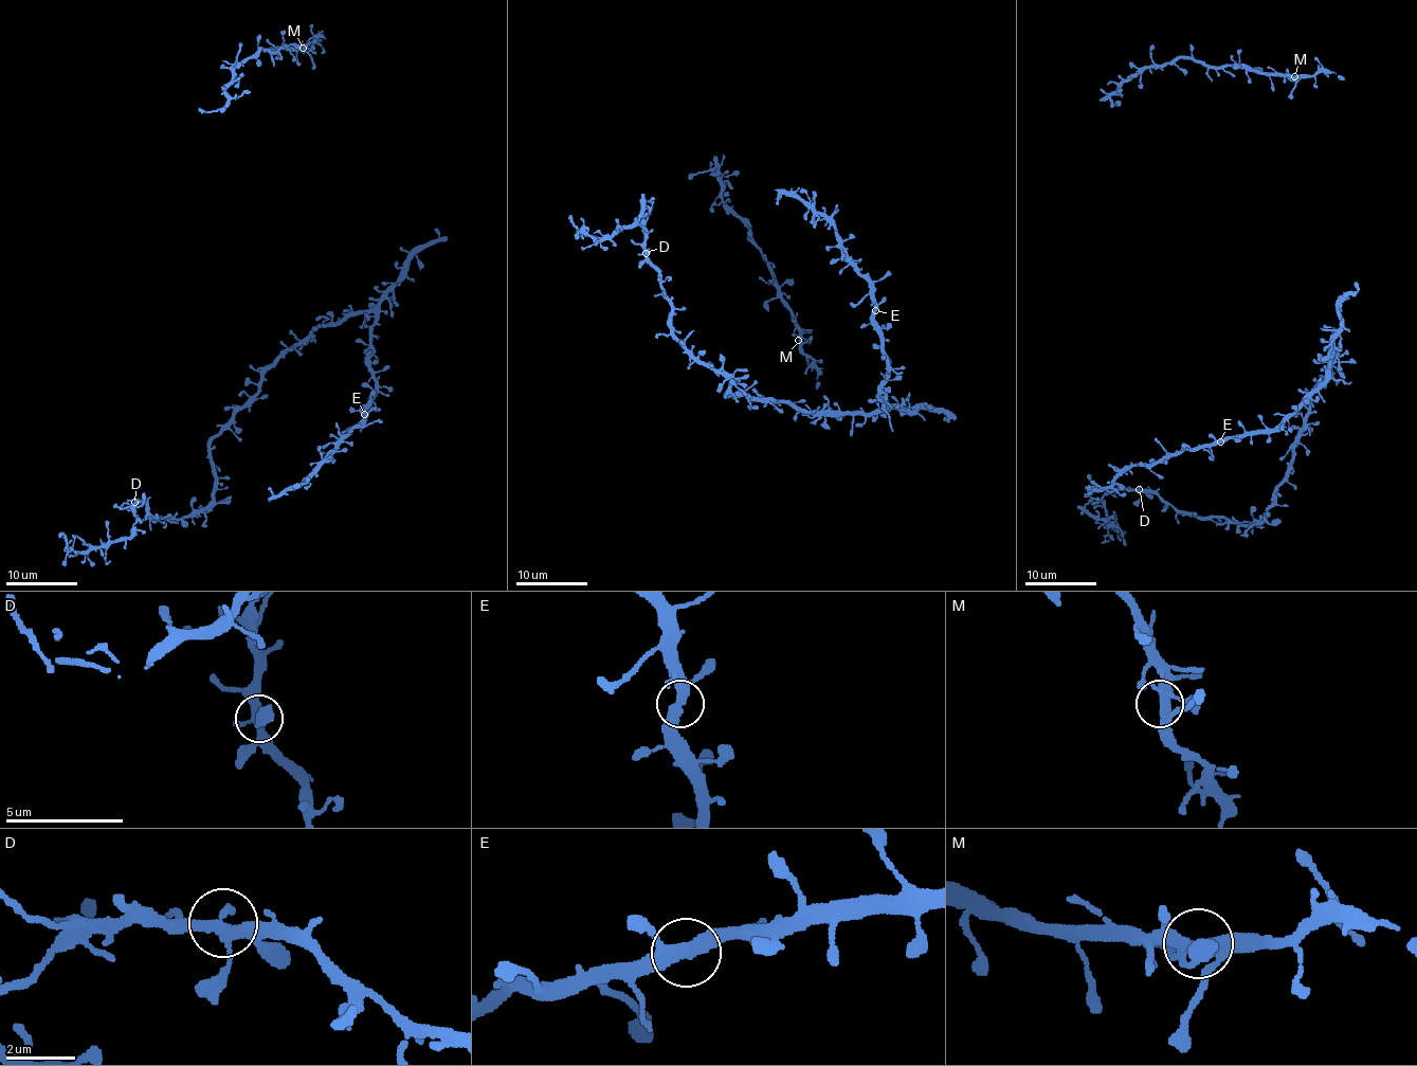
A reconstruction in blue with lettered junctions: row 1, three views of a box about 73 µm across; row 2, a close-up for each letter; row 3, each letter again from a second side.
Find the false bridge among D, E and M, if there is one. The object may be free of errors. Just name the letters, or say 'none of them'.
none of them

